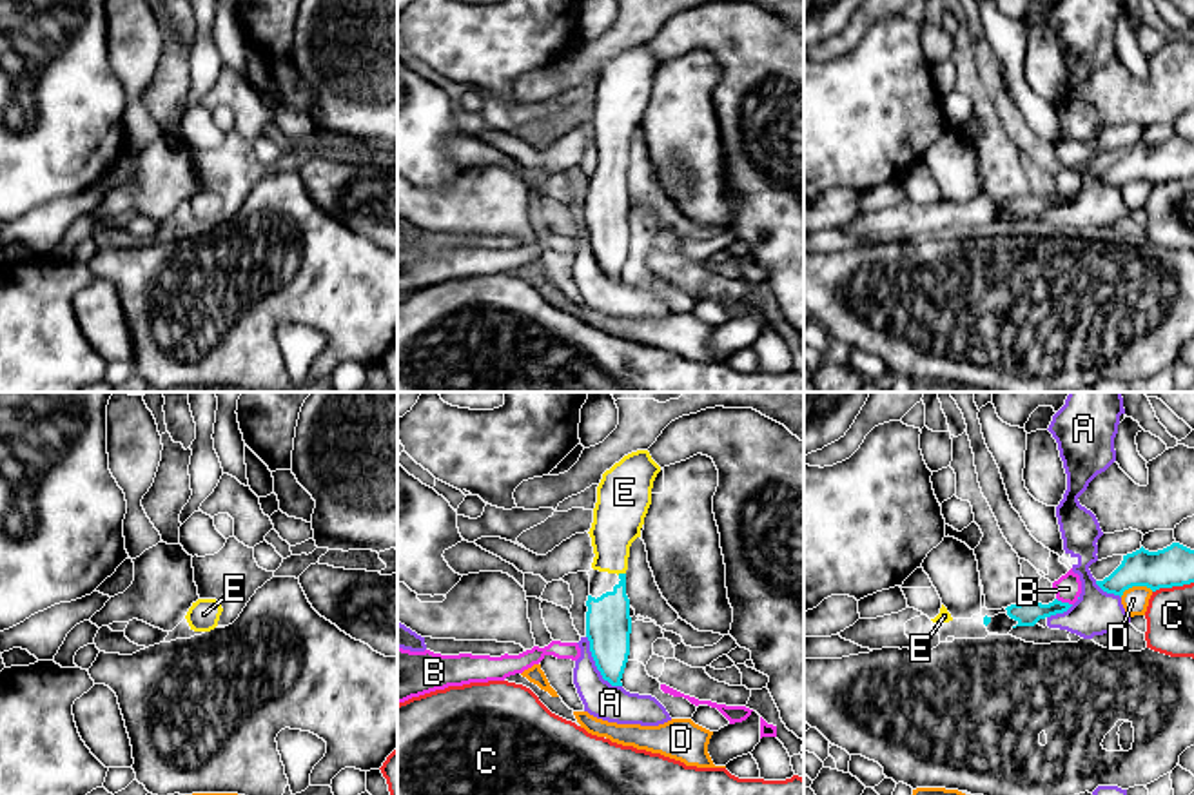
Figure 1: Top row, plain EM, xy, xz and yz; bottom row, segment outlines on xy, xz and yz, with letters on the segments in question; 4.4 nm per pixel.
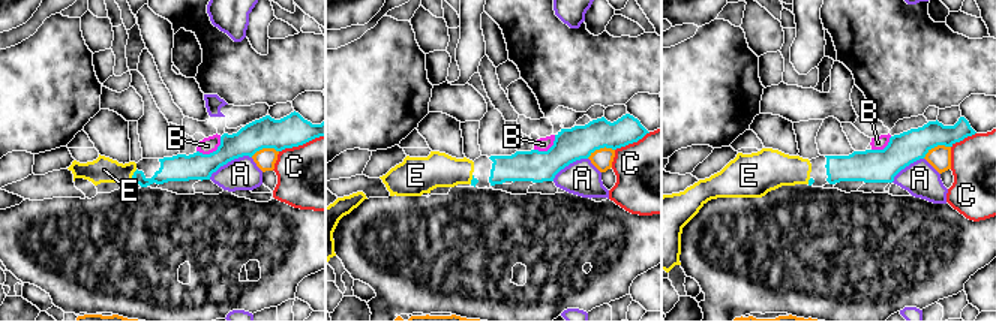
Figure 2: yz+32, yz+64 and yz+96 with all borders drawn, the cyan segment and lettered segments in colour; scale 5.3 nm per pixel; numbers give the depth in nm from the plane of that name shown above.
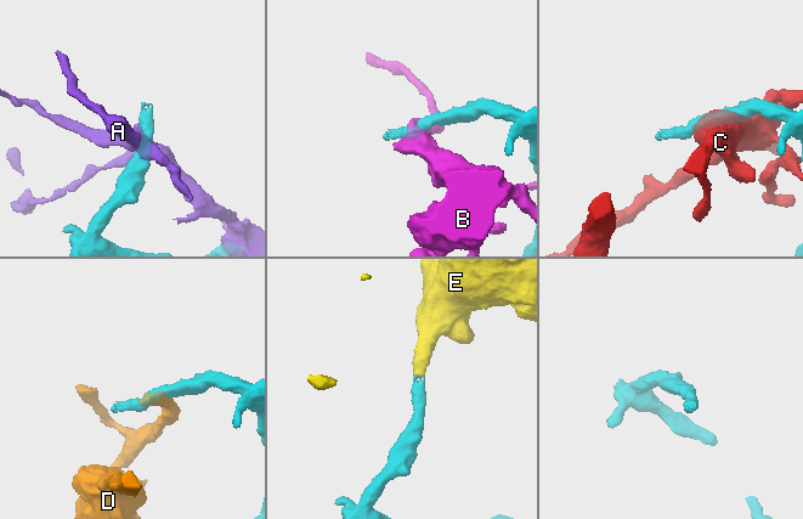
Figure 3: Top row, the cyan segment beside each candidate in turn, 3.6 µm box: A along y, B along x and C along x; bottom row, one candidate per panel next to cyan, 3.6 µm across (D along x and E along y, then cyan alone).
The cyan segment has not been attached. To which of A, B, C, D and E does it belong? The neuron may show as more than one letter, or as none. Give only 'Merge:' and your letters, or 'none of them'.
Merge: E

